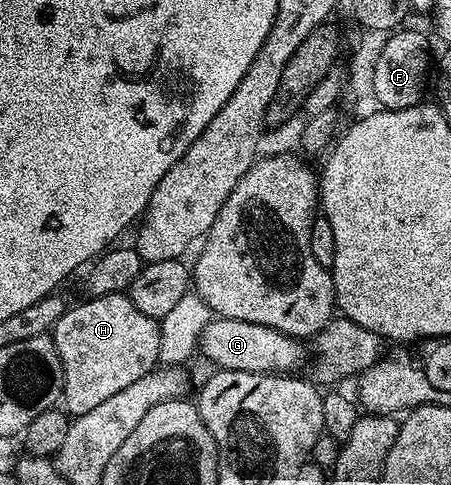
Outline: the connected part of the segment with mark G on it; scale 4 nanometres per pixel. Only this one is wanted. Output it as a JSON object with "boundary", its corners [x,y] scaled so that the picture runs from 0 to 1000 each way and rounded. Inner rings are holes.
{"boundary":[[[472,654],[461,670],[450,678],[443,697],[441,724],[443,730],[455,730],[459,738],[466,740],[475,751],[470,753],[475,759],[488,761],[492,765],[545,765],[548,769],[574,769],[576,773],[601,773],[608,769],[641,769],[652,761],[650,755],[656,753],[659,746],[665,744],[667,738],[678,738],[681,732],[681,715],[678,709],[670,705],[665,699],[656,699],[650,691],[639,691],[636,687],[619,687],[619,678],[601,678],[592,670],[565,670],[557,662],[521,662],[519,658],[494,658],[488,654]]]}

